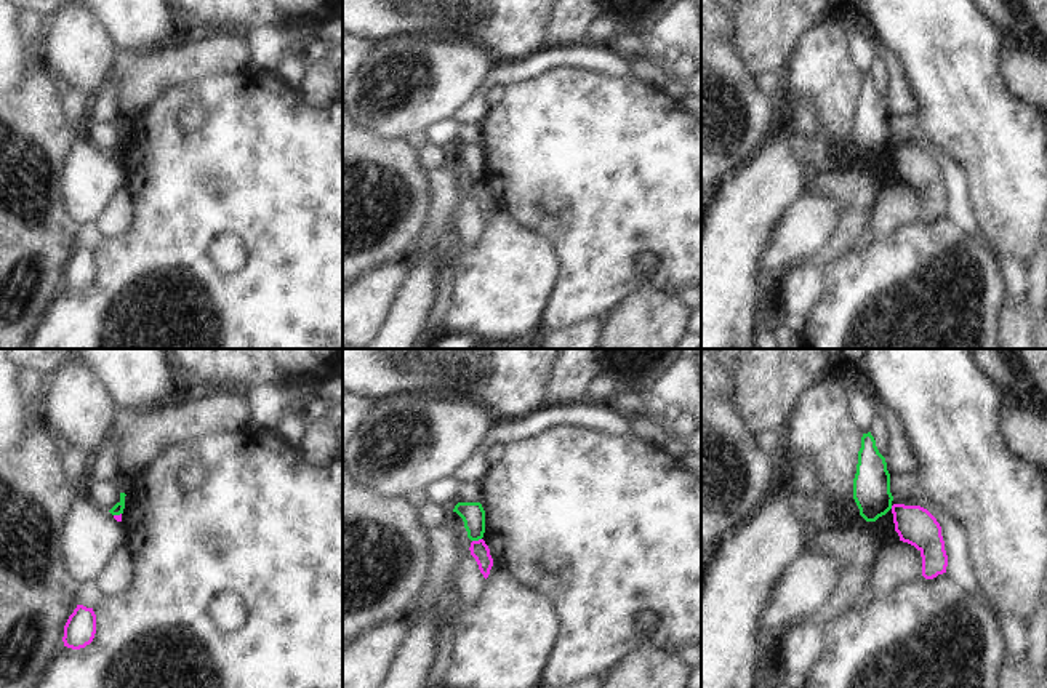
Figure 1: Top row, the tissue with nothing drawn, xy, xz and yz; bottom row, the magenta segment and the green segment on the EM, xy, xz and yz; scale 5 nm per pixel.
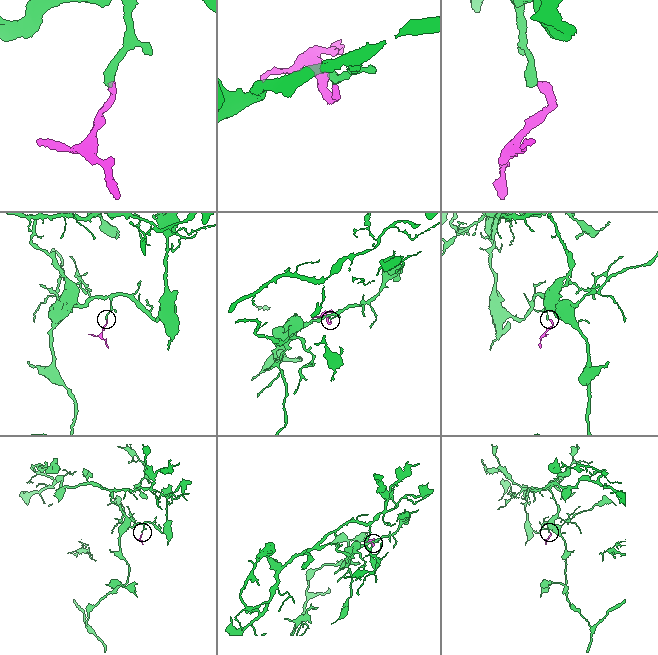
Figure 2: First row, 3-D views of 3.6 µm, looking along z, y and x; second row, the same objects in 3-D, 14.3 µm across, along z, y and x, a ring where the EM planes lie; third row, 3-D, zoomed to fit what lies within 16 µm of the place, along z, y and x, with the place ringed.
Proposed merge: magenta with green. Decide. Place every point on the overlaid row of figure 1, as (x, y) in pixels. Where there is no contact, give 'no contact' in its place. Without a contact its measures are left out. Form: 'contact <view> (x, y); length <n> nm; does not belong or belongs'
contact xz (476, 541); length 50 nm; does not belong

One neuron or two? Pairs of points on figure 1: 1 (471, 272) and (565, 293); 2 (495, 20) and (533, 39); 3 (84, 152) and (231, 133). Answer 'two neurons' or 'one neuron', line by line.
1: two neurons
2: one neuron
3: two neurons

